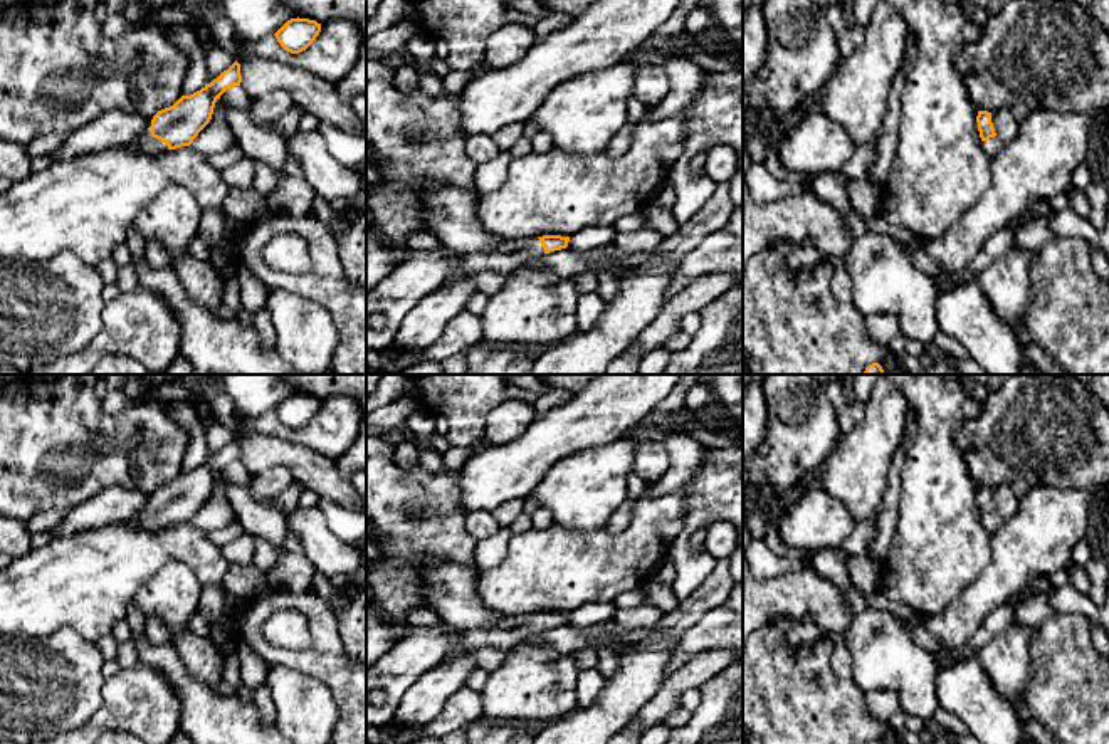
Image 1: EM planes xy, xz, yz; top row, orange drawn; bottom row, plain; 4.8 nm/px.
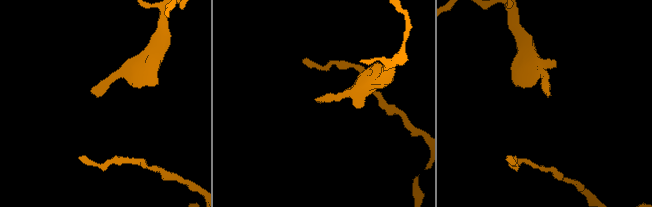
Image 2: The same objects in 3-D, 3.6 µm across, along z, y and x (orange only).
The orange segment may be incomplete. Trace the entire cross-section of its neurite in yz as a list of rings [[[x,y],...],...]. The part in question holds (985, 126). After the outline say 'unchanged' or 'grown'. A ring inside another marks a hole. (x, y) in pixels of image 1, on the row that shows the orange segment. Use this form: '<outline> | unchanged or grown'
[[[978,111],[976,123],[978,123],[983,151],[990,158],[995,158],[1005,144],[996,138],[996,133],[991,123],[991,113]]] | grown

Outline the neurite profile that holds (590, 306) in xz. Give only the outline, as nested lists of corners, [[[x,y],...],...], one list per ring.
[[[585,294],[576,306],[578,331],[590,329],[602,316],[607,302],[597,294]]]

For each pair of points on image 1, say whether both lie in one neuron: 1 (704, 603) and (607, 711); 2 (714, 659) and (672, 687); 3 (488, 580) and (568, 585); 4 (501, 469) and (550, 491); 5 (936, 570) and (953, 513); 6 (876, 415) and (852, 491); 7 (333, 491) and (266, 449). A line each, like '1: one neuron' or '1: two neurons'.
1: one neuron
2: one neuron
3: one neuron
4: two neurons
5: one neuron
6: one neuron
7: one neuron

